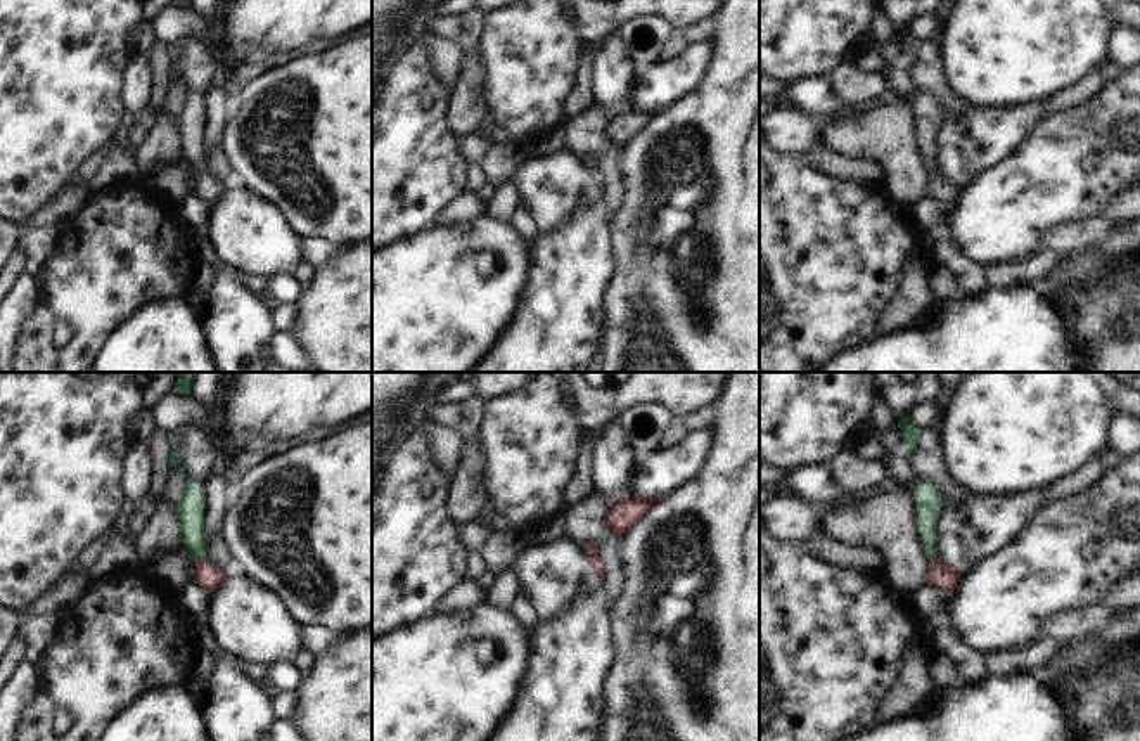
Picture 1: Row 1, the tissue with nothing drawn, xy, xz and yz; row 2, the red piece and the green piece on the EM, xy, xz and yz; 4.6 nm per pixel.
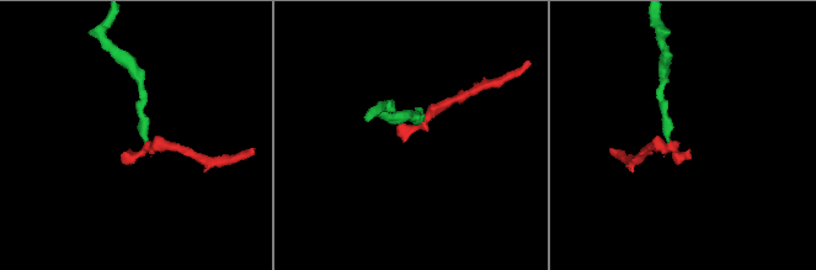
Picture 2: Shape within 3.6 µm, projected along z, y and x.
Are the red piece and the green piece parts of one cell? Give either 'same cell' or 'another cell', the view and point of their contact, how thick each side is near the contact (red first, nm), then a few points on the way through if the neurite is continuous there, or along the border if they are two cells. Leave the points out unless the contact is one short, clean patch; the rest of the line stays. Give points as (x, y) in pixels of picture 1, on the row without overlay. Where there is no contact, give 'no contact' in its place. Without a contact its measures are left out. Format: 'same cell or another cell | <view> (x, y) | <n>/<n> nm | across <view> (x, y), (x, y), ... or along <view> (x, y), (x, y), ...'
same cell | xy (199, 172) | 120/130 nm | across xy (206, 186), (199, 172), (192, 148), (191, 120)

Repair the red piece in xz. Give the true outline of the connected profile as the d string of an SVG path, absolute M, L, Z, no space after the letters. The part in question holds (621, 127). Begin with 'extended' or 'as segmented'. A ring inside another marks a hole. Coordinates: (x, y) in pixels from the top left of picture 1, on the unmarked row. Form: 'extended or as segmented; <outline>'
as segmented; M630 109L626 113L614 113L604 128L604 139L607 144L623 149L647 123L659 116L664 109Z

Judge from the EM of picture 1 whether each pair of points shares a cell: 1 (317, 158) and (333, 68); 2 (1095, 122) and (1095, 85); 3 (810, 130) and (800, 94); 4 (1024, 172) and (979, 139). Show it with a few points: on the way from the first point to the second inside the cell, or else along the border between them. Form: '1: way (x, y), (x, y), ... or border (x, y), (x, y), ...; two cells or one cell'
1: way (333, 135), (333, 90); one cell
2: border (1121, 73), (1113, 77), (1087, 101), (1057, 111); two cells
3: border (793, 103), (819, 120); two cells
4: border (1033, 127), (1009, 153), (971, 179); two cells

